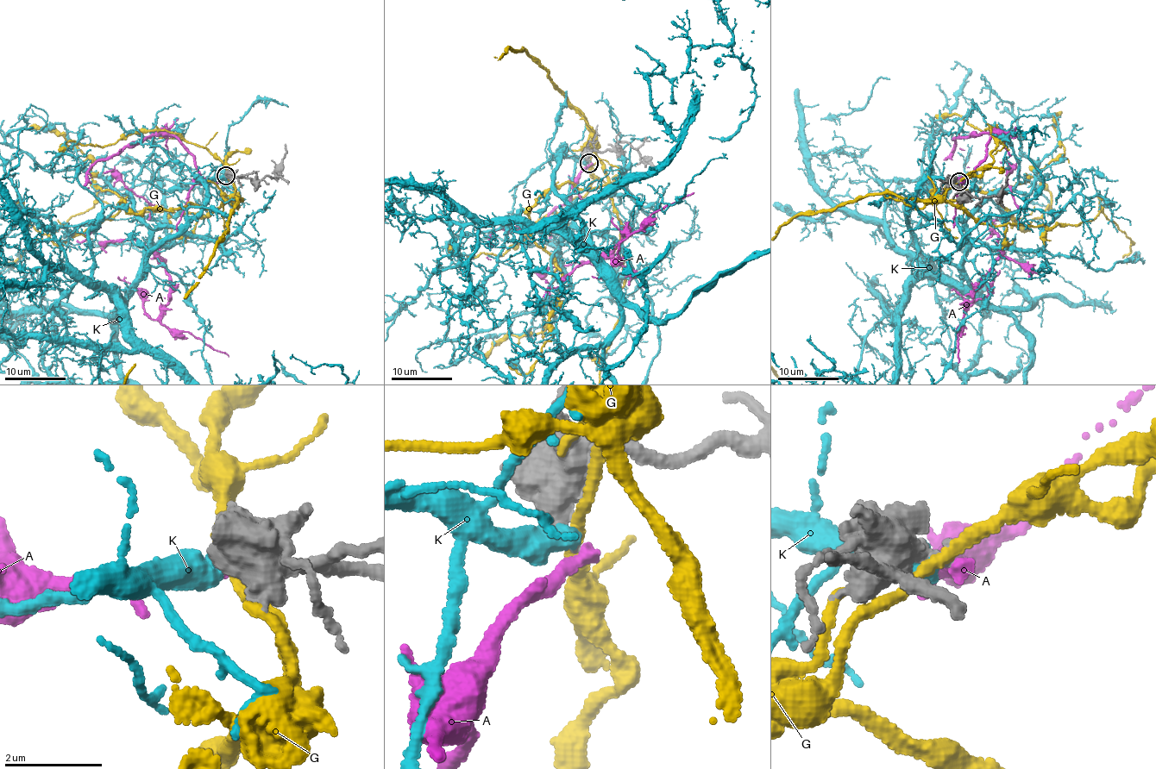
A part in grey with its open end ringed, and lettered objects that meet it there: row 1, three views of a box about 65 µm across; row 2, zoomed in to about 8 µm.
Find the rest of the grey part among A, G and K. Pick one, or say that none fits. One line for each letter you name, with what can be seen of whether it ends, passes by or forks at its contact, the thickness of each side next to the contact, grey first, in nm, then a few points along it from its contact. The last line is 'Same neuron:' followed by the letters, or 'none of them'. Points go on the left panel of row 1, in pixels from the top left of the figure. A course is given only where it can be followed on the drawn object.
Same neuron: none of them

